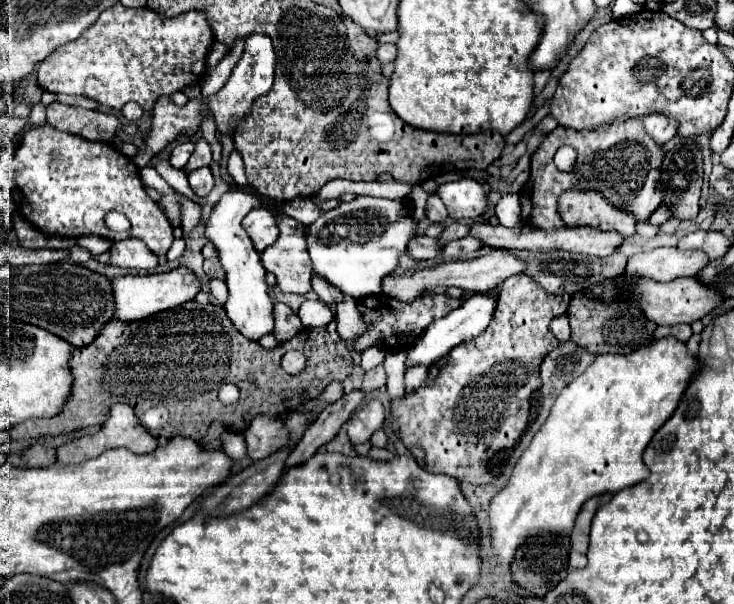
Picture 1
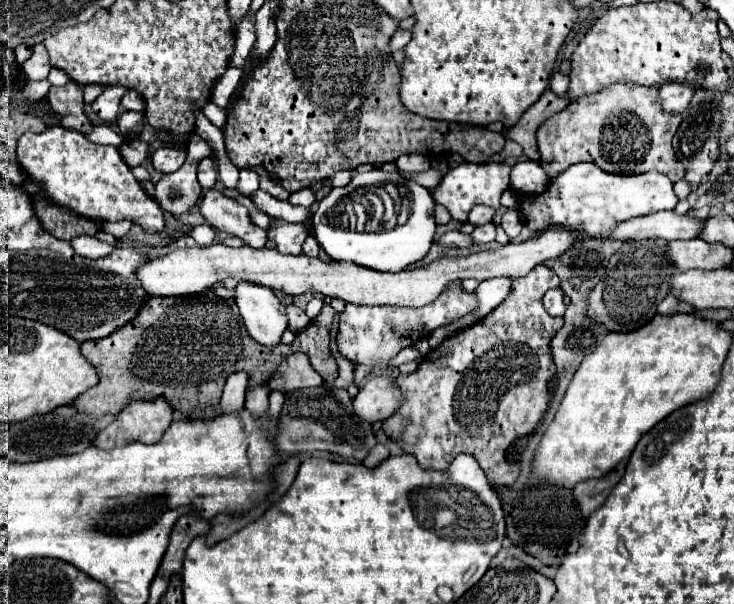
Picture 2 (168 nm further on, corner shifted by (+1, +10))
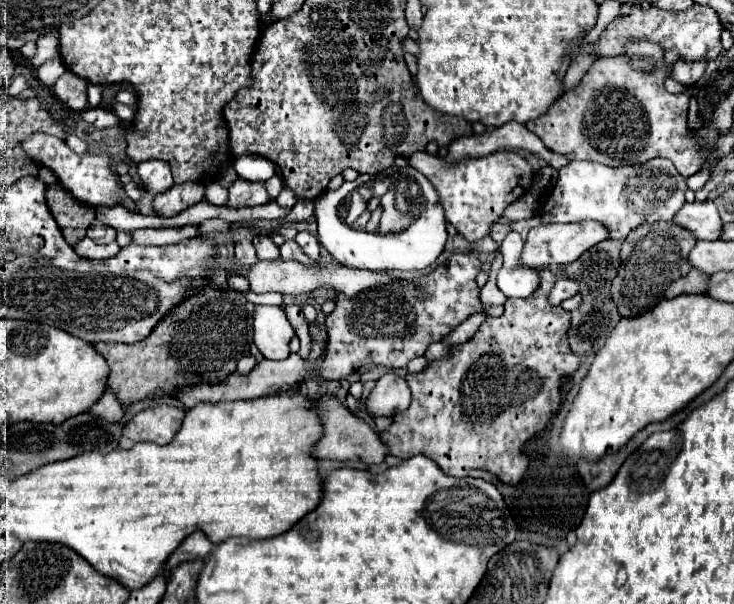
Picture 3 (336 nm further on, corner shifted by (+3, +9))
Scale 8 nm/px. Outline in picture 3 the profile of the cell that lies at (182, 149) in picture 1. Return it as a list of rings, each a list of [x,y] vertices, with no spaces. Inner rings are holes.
[[[161,160],[141,162],[137,172],[139,172],[141,184],[153,196],[167,192],[173,186],[173,176],[171,176],[171,170],[169,170],[167,162],[161,162]]]

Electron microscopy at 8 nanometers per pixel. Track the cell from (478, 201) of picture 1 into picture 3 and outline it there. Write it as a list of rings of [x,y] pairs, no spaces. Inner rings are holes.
[[[507,150],[493,152],[477,160],[461,160],[455,164],[447,164],[443,158],[421,151],[409,156],[409,164],[433,182],[433,186],[439,190],[447,220],[469,242],[485,238],[491,226],[503,216],[505,208],[531,190],[531,182],[535,176],[535,170],[523,156]]]

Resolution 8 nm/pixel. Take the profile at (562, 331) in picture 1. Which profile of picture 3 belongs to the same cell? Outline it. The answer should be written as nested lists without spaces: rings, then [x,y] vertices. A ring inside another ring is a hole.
[[[559,278],[551,290],[551,296],[549,296],[549,302],[551,304],[561,304],[563,300],[575,296],[579,292],[579,284],[575,280],[569,280],[569,278]]]

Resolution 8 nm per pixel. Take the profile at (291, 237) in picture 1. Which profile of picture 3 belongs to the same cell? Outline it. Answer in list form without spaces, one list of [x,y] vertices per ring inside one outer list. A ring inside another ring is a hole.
[[[285,240],[285,244],[281,246],[281,258],[283,260],[295,260],[295,262],[301,262],[305,266],[315,266],[317,260],[311,260],[295,240]]]

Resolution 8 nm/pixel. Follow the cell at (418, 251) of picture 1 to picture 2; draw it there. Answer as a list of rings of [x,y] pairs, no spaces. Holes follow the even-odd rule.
[[[447,231],[447,233],[443,233],[437,243],[445,245],[445,247],[469,247],[469,245],[473,245],[471,237],[463,235],[459,231]]]

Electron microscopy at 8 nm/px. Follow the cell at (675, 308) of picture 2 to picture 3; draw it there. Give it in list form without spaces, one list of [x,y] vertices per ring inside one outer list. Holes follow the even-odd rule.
[[[691,268],[689,274],[685,274],[683,278],[675,280],[675,282],[665,290],[665,296],[667,296],[667,298],[675,298],[675,296],[679,296],[679,294],[701,294],[701,292],[705,292],[705,288],[709,288],[709,278],[711,278],[709,274]]]

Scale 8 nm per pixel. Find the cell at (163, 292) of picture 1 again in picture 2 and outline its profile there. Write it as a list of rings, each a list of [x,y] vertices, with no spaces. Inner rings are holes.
[[[557,229],[555,233],[545,233],[543,237],[533,237],[521,243],[507,243],[491,251],[471,253],[467,257],[439,257],[437,261],[425,267],[403,269],[397,273],[383,273],[367,269],[349,261],[331,261],[323,263],[311,261],[305,255],[283,255],[277,249],[255,249],[255,247],[225,247],[215,243],[211,247],[193,247],[193,249],[175,249],[165,257],[151,259],[149,263],[137,269],[137,279],[147,295],[169,297],[169,295],[189,295],[203,293],[225,277],[237,281],[259,281],[261,285],[271,287],[273,291],[283,291],[287,295],[301,295],[305,291],[321,293],[327,297],[337,297],[347,303],[361,305],[403,305],[403,307],[423,307],[431,303],[439,293],[455,281],[461,279],[493,279],[493,277],[521,277],[527,275],[535,265],[553,259],[567,251],[579,239],[577,231]]]

